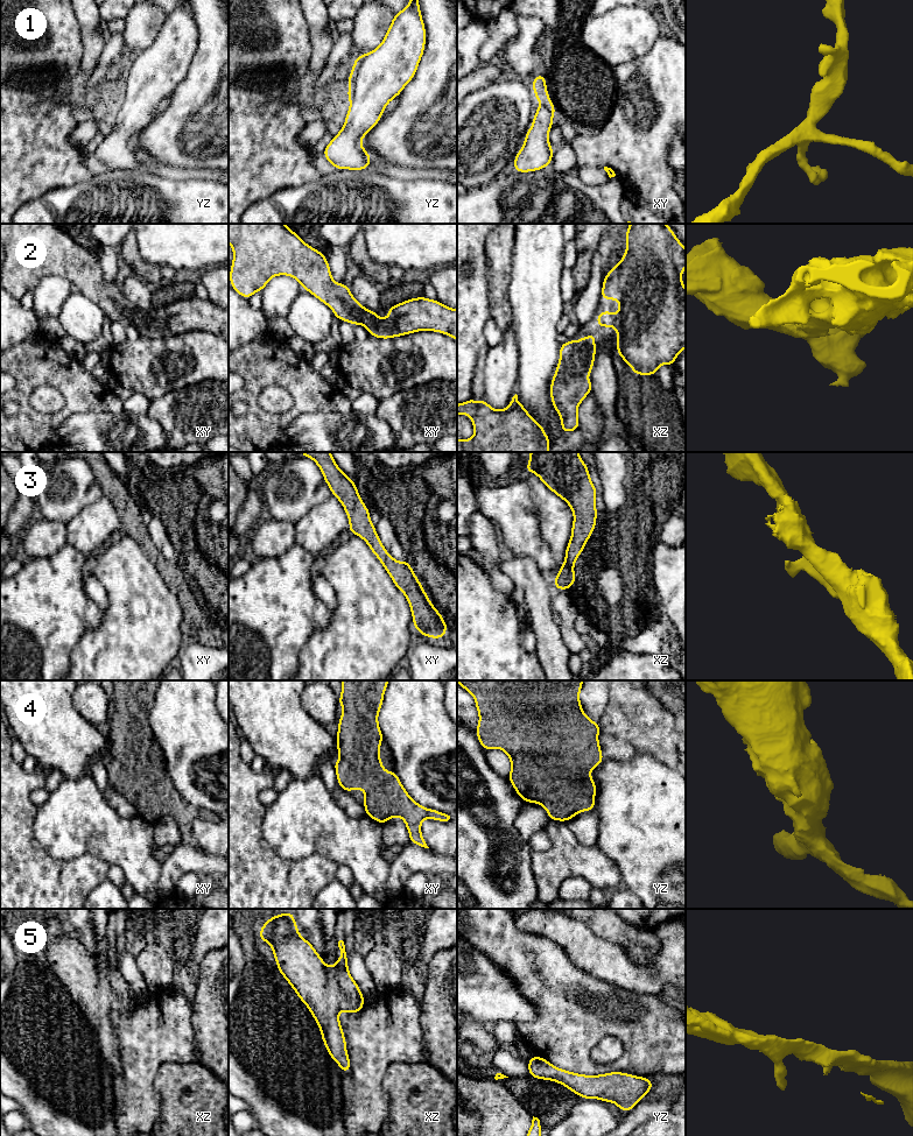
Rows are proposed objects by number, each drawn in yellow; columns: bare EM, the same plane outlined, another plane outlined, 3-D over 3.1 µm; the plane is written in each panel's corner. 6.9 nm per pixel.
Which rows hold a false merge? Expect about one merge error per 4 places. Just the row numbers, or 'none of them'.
none of them

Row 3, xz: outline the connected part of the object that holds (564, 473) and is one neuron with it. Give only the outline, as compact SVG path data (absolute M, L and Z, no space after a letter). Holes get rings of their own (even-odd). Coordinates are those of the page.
M531 452L528 458L525 473L534 472L552 492L569 505L574 513L566 558L554 579L555 590L567 591L576 580L575 562L596 527L597 489L578 452Z

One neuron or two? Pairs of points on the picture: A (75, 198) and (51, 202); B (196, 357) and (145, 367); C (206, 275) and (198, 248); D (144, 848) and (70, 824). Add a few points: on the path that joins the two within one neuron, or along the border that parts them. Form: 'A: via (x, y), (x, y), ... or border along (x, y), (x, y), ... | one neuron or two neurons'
A: via (69, 202), (57, 202) | one neuron
B: via (183, 360), (157, 366) | one neuron
C: border along (216, 265), (204, 268), (197, 274) | two neurons
D: via (125, 842), (118, 841), (104, 831), (89, 825) | one neuron

